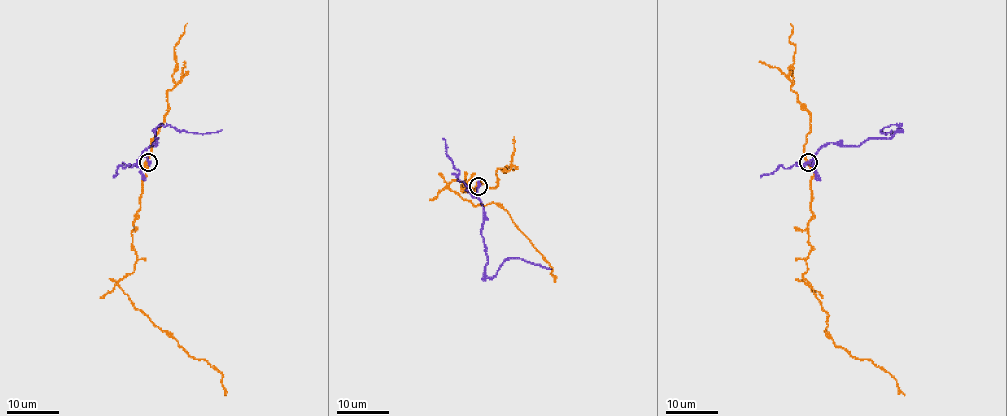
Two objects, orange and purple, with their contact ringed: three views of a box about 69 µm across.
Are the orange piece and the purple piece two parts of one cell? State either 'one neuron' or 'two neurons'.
two neurons

